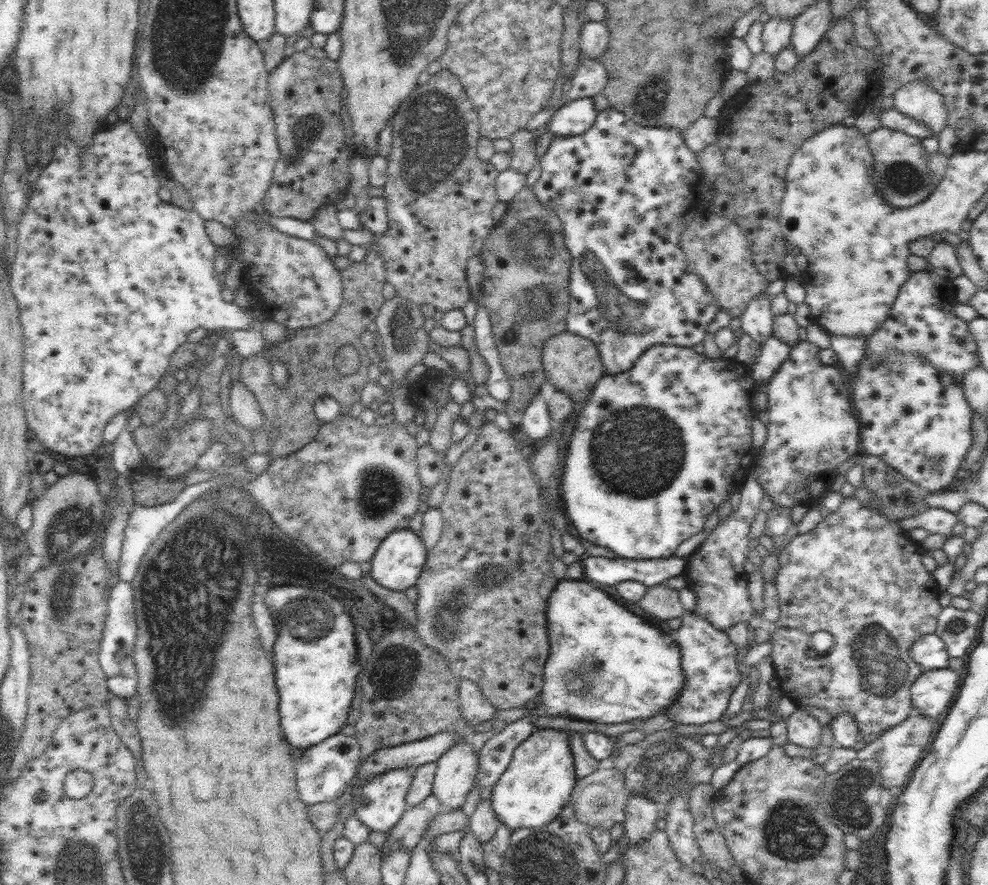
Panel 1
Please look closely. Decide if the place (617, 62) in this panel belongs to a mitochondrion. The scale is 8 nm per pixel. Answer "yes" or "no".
no

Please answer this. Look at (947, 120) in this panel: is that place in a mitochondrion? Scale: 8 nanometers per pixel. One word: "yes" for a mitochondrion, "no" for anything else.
no

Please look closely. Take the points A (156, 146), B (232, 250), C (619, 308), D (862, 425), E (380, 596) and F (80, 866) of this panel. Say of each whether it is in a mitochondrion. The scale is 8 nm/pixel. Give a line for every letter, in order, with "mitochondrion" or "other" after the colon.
A: other
B: other
C: mitochondrion
D: other
E: other
F: mitochondrion

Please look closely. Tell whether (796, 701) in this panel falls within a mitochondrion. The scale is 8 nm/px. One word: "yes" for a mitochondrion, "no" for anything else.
no

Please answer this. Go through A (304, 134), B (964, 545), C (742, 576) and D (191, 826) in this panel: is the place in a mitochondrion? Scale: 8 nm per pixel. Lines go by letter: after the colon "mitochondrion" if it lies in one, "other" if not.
A: mitochondrion
B: other
C: other
D: other

